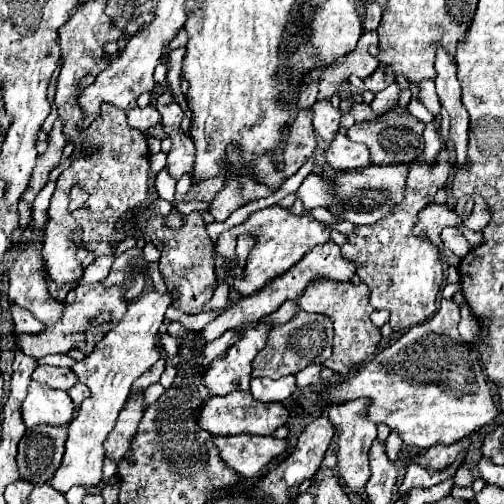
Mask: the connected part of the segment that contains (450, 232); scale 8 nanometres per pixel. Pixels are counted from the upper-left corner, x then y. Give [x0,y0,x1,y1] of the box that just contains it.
[440,228,470,258]

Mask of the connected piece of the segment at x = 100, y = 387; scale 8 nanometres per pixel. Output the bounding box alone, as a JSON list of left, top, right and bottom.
[48,290,172,494]

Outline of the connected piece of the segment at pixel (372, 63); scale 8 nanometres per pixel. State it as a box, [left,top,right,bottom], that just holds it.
[326,32,378,80]

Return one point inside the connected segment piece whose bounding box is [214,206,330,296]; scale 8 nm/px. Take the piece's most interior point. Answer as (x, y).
(282, 239)

